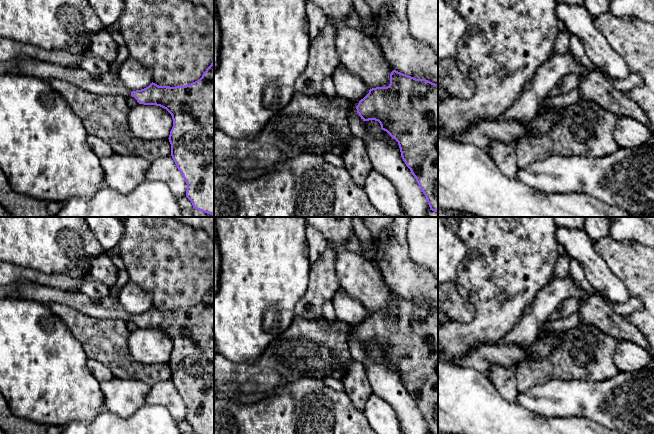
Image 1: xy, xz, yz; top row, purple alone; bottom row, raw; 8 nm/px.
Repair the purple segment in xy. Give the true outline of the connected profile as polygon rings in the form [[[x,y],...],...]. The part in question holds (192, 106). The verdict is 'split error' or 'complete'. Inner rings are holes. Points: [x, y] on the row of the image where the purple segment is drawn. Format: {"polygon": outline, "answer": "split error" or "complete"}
{"polygon": [[[18,57],[9,65],[14,73],[36,76],[46,81],[64,80],[100,95],[132,96],[139,104],[156,105],[166,109],[173,119],[173,127],[168,138],[171,156],[187,184],[186,197],[191,201],[193,208],[214,216],[214,60],[202,77],[189,85],[170,87],[152,82],[148,87],[132,92],[123,85],[118,73],[110,71],[95,76],[83,69],[29,57]]], "answer": "split error"}

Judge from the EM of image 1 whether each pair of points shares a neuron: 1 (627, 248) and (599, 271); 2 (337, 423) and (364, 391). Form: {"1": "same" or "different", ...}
{"1": "different", "2": "different"}

